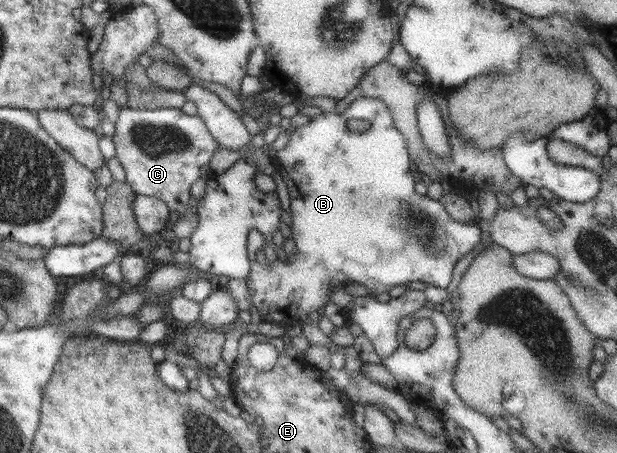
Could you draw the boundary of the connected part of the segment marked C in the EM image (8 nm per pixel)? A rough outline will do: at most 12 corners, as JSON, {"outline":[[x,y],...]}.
{"outline":[[119,109],[114,156],[135,193],[188,215],[220,148],[180,109]]}

